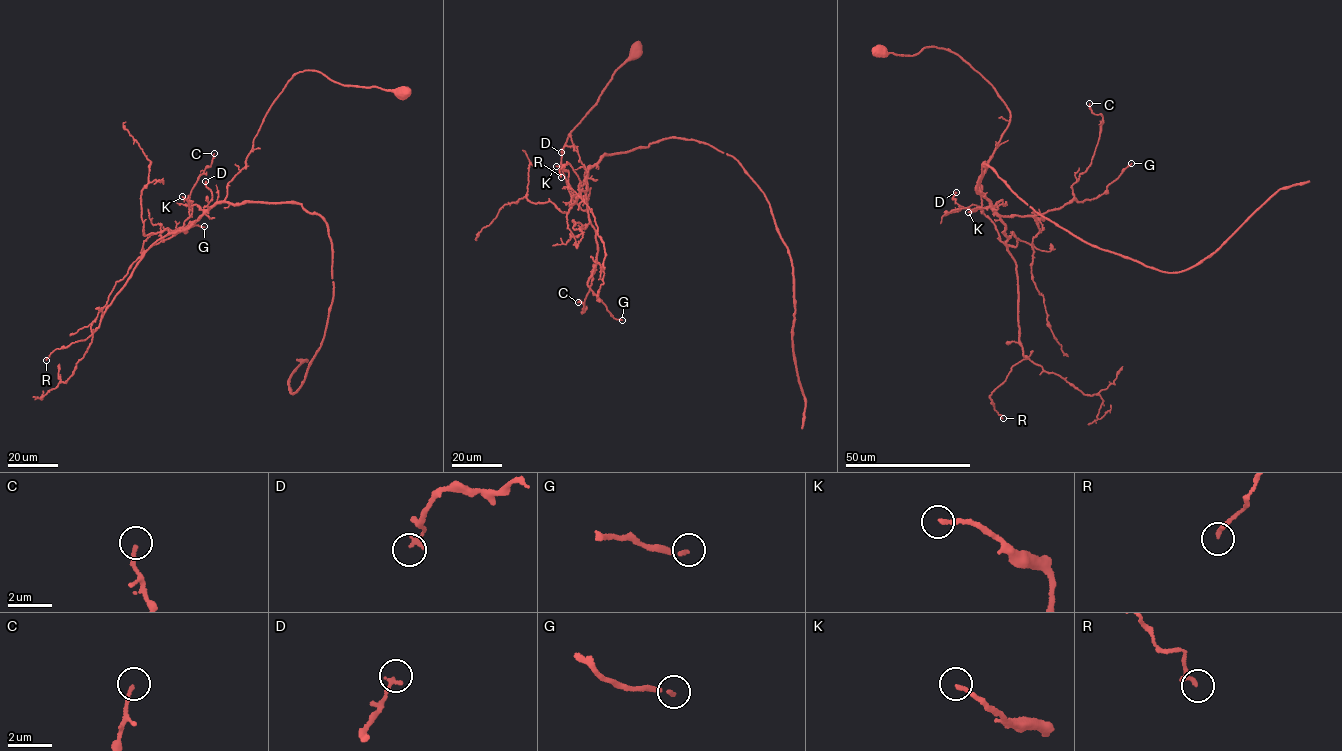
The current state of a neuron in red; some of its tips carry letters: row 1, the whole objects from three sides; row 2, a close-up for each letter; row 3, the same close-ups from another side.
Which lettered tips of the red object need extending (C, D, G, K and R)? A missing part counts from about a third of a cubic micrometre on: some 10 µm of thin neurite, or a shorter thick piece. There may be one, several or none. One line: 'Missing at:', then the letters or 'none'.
Missing at: G

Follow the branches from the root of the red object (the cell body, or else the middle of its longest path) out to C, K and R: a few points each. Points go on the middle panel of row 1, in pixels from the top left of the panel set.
C: (635, 51), (561, 155), (569, 193), (584, 210), (591, 166), (597, 252), (583, 313), (578, 302)
K: (635, 51), (564, 146), (569, 193), (587, 208), (584, 175), (591, 165), (575, 195), (569, 173), (556, 166)
R: (635, 51), (564, 146), (569, 193), (587, 208), (591, 165), (571, 201), (583, 201), (567, 162), (561, 177)

